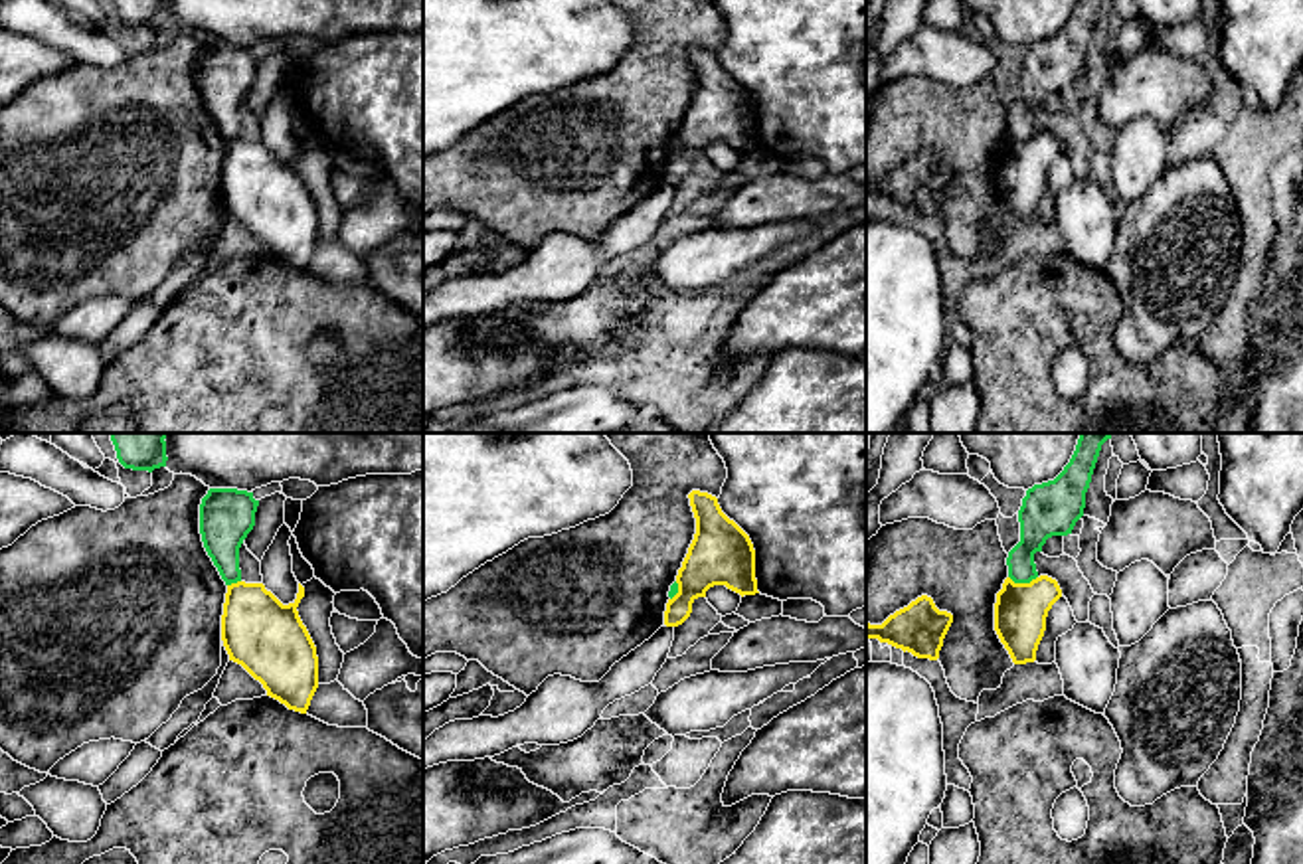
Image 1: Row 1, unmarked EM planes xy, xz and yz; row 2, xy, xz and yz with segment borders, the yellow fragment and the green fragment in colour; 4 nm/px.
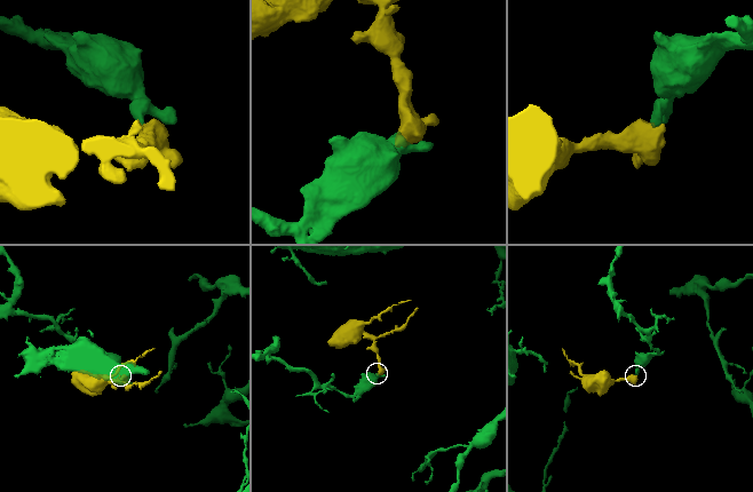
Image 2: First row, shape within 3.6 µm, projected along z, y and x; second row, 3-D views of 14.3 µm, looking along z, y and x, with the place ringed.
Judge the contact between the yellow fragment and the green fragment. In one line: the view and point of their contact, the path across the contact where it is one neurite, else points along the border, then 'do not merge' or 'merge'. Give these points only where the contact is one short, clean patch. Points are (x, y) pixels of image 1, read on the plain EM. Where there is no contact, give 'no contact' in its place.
contact yz (1023, 141); border yz (1009, 133), (1015, 139), (1037, 135); do not merge

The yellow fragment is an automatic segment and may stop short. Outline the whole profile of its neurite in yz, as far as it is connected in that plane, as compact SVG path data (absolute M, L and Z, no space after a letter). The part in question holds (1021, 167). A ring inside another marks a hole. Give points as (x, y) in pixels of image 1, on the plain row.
M1040 132L1030 140L1004 136L995 160L995 188L1014 221L1036 217L1048 168L1060 154L1058 138L1048 132Z

